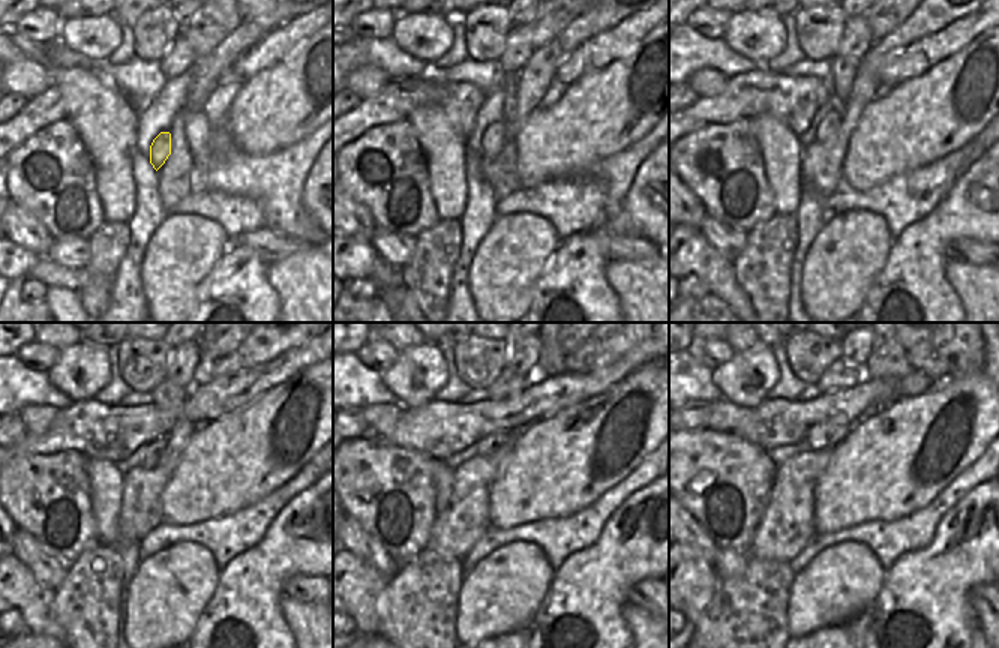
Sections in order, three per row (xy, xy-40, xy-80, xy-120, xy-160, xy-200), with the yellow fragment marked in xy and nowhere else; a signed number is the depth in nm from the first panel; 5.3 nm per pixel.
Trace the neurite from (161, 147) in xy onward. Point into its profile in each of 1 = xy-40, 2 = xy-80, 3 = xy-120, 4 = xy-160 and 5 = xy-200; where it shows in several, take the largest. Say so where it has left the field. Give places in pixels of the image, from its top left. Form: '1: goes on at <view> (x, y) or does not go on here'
1: goes on at xy-40 (494, 138)
2: goes on at xy-80 (830, 125)
3: goes on at xy-120 (147, 456)
4: goes on at xy-160 (491, 443)
5: goes on at xy-200 (827, 437)

